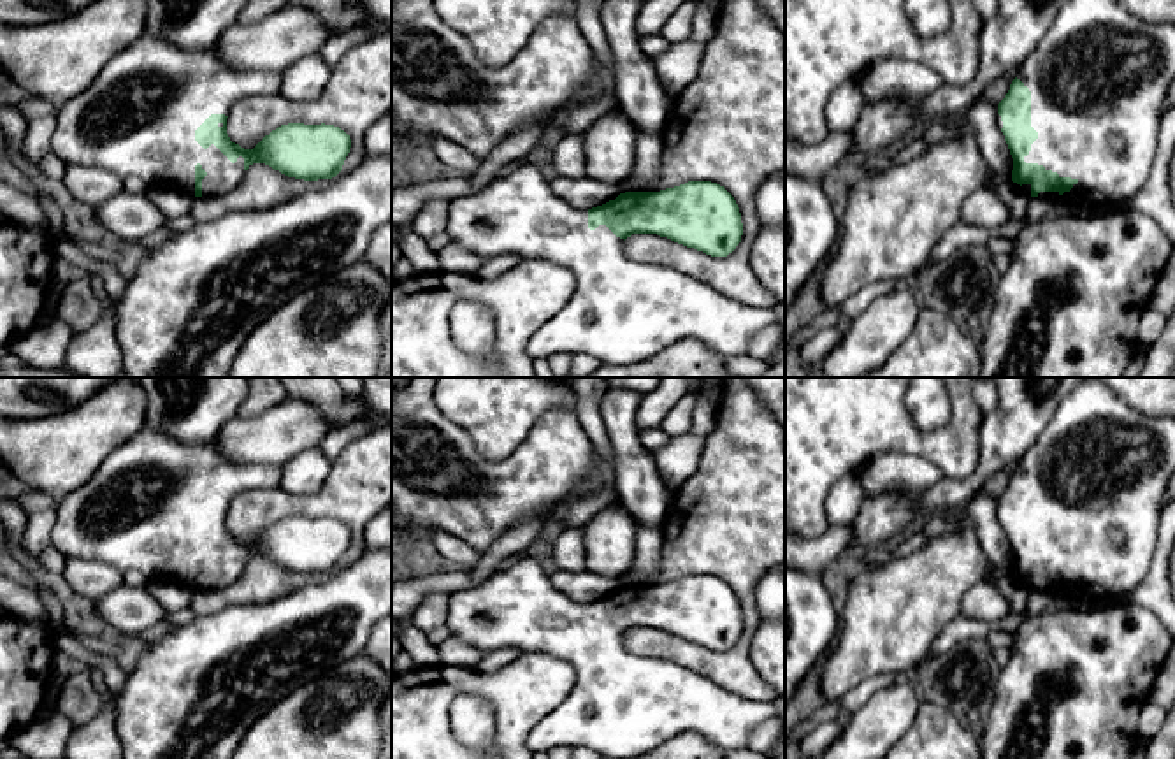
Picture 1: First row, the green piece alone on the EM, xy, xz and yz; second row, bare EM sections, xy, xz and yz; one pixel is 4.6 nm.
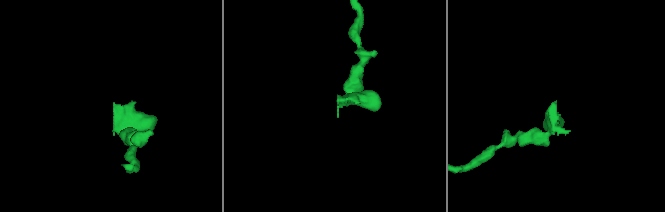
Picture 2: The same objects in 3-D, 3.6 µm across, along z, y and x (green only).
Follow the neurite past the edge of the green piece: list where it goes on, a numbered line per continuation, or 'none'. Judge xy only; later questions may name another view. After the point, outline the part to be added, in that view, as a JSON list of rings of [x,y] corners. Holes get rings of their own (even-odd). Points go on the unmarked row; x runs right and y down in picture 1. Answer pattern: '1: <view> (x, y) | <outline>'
1: xy (139, 508) | [[[144,427],[135,436],[114,446],[79,488],[58,502],[51,541],[65,560],[104,562],[119,573],[141,571],[148,580],[169,578],[195,590],[195,559],[200,557],[207,569],[202,573],[202,590],[225,589],[237,582],[244,571],[244,552],[232,557],[214,538],[204,543],[195,534],[195,524],[211,510],[225,508],[253,488],[278,488],[281,466],[235,464],[220,455],[216,441],[184,445]]]

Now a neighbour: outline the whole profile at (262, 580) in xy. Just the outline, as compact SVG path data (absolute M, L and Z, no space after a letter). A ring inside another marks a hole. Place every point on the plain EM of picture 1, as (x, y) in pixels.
M253 557L241 578L225 589L193 590L190 608L197 615L211 615L234 604L256 604L279 599L306 583L318 582L332 573L304 575L274 564L265 557Z

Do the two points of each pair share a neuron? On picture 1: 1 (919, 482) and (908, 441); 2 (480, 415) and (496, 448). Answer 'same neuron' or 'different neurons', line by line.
1: different neurons
2: same neuron

